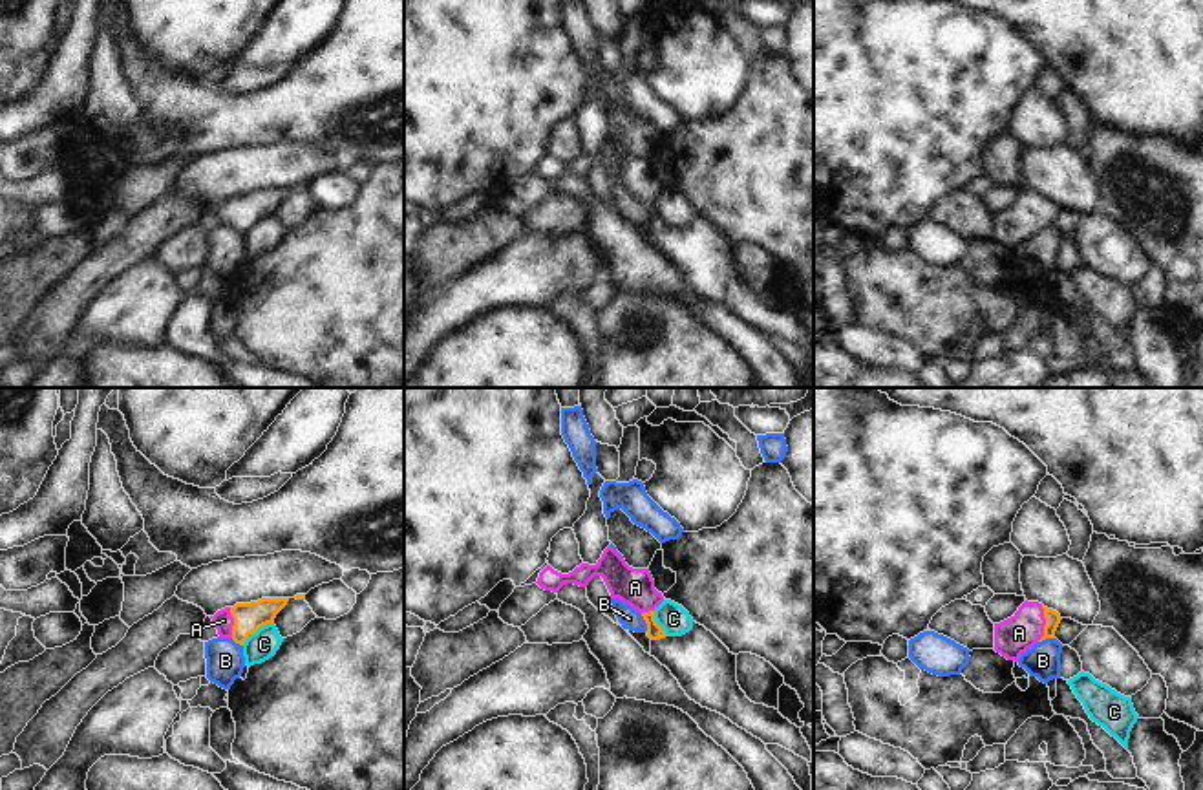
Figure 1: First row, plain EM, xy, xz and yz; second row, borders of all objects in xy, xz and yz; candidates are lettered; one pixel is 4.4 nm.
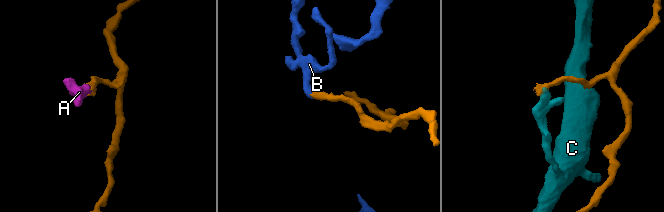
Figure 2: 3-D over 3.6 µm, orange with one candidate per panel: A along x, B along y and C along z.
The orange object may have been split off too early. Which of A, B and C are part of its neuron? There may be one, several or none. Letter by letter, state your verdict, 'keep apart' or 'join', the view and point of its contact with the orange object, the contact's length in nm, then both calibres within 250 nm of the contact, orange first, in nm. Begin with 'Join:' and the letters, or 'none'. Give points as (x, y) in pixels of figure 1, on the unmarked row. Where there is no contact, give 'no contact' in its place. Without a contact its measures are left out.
Join: A
A: join; contact yz (1046, 214); length 160 nm; calibres 70 and 160 nm
B: keep apart; contact xz (646, 213); length 90 nm; calibres 70 and 90 nm
C: keep apart; contact xy (256, 220); length 170 nm; calibres 130 and 130 nm

